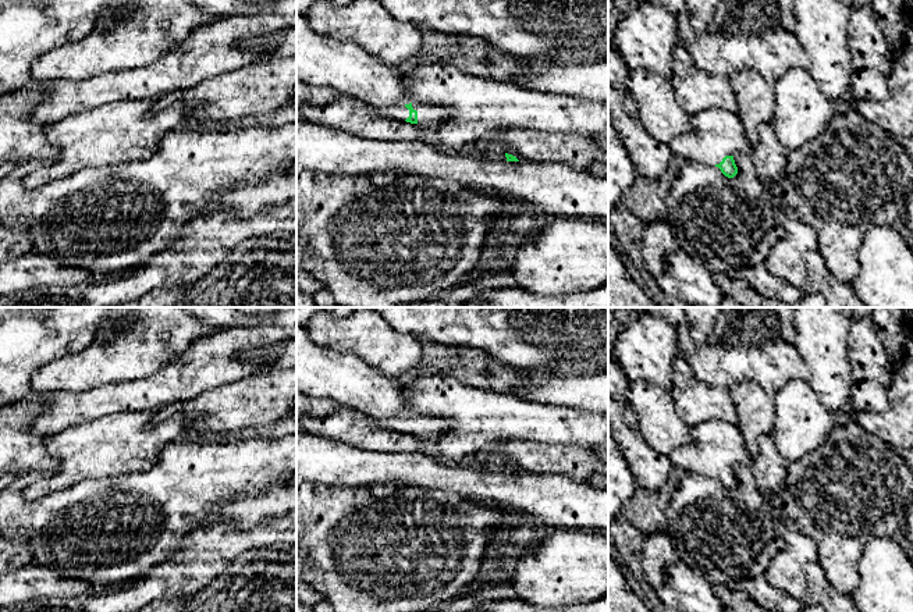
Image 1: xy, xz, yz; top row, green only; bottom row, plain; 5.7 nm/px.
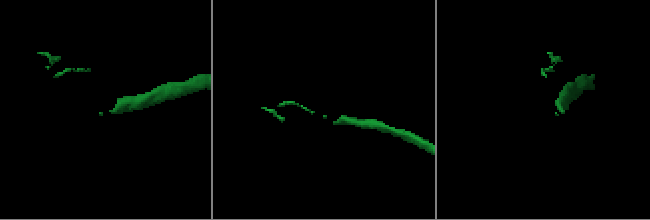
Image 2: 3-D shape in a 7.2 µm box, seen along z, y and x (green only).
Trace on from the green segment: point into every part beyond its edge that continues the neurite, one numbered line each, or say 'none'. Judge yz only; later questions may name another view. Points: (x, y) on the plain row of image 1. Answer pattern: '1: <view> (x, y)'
1: yz (716, 444)

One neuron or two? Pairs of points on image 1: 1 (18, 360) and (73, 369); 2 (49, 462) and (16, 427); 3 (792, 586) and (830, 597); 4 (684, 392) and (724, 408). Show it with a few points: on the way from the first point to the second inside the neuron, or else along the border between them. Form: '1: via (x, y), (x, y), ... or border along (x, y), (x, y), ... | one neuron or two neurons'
1: border along (68, 353), (41, 366), (31, 377), (31, 390) | two neurons
2: via (39, 455), (21, 437) | one neuron
3: border along (816, 559), (809, 561), (803, 566), (807, 597) | two neurons
4: via (693, 399), (696, 402), (714, 402) | one neuron

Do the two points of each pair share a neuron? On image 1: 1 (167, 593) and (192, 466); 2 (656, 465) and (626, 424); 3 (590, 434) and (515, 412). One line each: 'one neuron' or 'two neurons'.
1: two neurons
2: one neuron
3: one neuron

